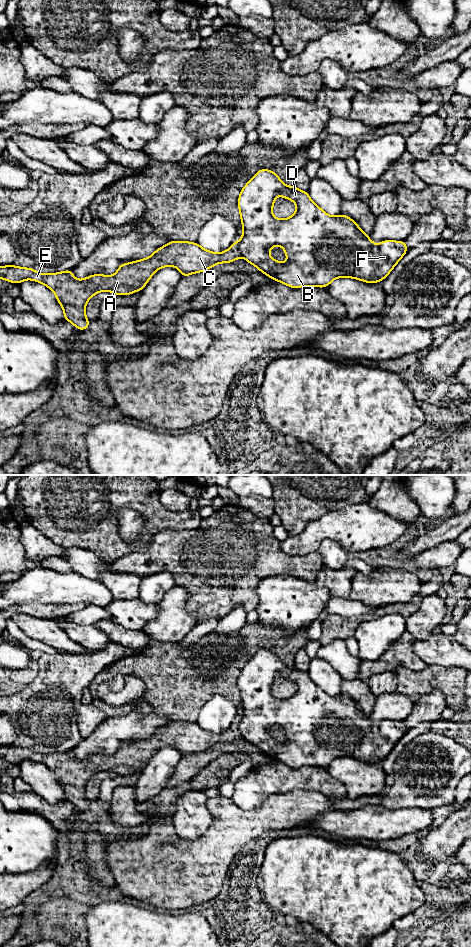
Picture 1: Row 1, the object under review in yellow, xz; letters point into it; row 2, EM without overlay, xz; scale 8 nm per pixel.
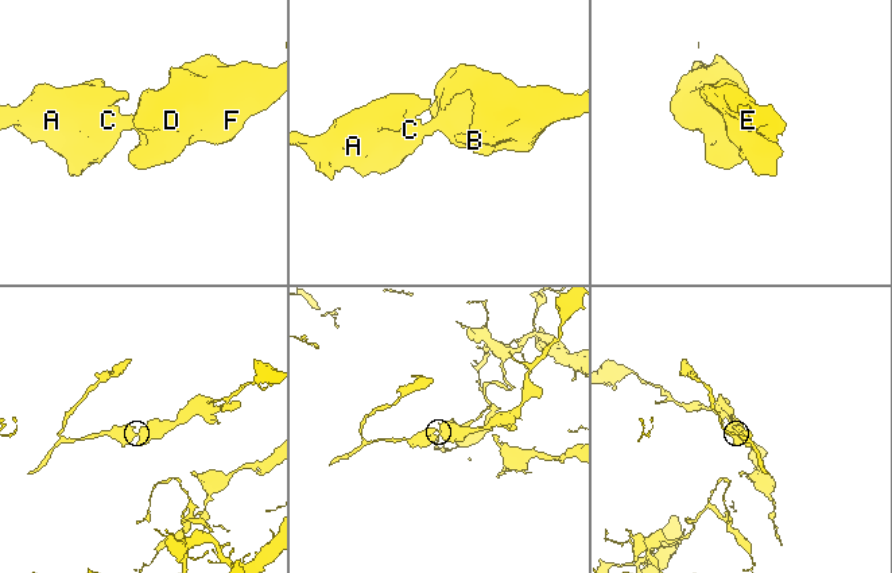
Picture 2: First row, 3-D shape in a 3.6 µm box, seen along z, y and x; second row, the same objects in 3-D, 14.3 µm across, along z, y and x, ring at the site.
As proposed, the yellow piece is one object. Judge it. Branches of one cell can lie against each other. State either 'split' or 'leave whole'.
split

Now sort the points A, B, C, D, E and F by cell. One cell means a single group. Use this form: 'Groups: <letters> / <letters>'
Groups: A C E / B D F

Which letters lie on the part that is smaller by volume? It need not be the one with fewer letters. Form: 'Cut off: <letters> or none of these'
Cut off: A, C, E

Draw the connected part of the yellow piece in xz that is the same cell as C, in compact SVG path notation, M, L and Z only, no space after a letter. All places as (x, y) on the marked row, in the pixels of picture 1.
M170 241L148 258L122 263L112 276L94 274L78 280L73 277L73 269L42 274L32 268L10 265L0 266L0 279L18 284L30 279L44 284L55 293L64 310L64 319L76 329L86 330L90 320L85 316L85 307L93 295L110 291L112 294L126 296L142 291L153 274L166 266L178 268L182 277L185 277L206 271L219 263L233 262L241 256L239 243L235 241L228 250L215 253L205 250L197 242Z

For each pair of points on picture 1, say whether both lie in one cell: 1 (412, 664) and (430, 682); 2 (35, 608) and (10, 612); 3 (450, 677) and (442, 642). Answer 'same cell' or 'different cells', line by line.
1: different cells
2: same cell
3: different cells

